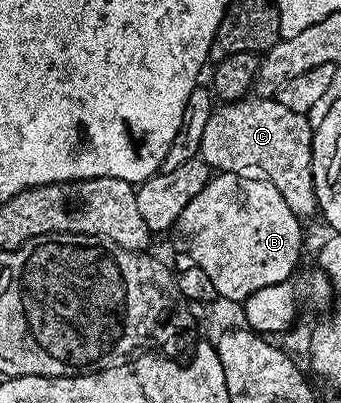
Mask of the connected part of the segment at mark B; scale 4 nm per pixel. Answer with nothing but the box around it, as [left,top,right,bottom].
[170,172,301,302]

